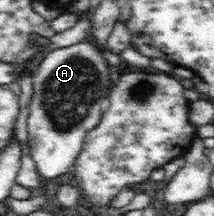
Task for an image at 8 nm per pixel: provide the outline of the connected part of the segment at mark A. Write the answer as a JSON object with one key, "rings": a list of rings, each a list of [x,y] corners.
{"rings":[[[90,36],[72,46],[65,48],[58,46],[44,57],[38,70],[32,75],[33,94],[32,101],[28,104],[30,154],[43,180],[55,180],[76,164],[84,148],[84,138],[88,136],[90,130],[96,128],[102,114],[110,106],[108,92],[112,90],[112,77],[110,77],[110,64],[104,58],[103,50]]]}

